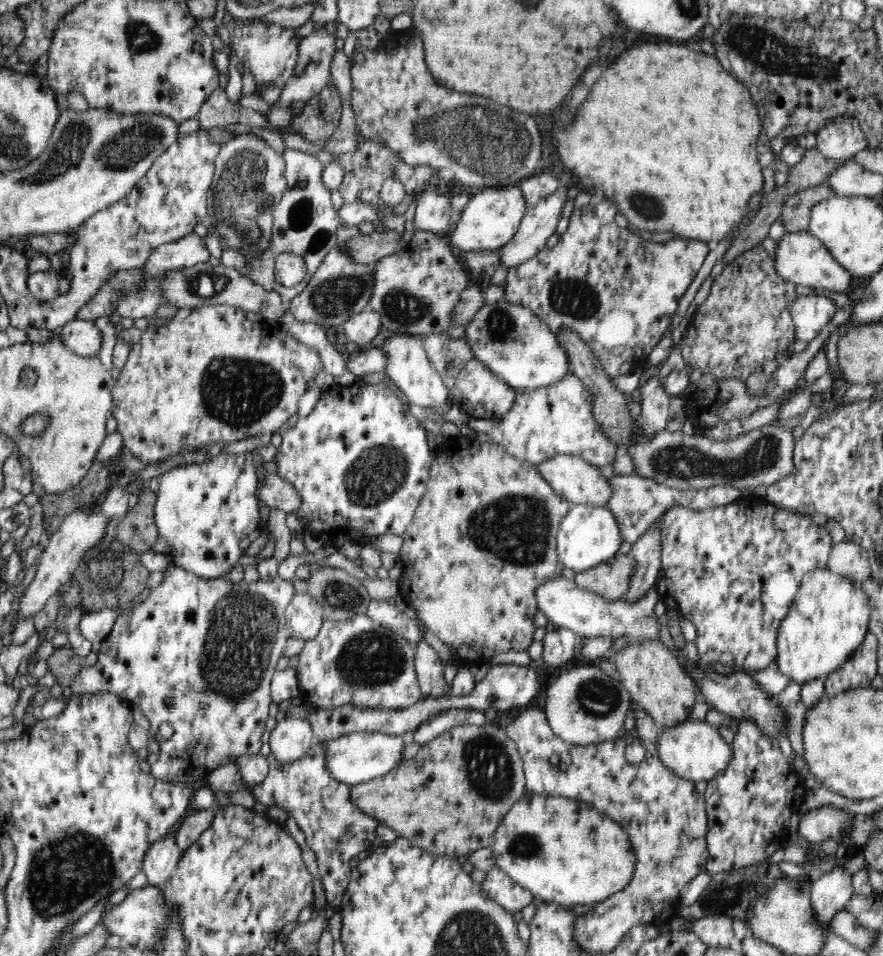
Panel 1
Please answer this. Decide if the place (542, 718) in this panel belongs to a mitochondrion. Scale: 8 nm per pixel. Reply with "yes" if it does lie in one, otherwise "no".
no

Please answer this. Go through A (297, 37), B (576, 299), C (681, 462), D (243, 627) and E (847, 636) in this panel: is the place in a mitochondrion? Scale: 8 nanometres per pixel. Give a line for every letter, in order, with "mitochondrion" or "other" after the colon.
A: other
B: mitochondrion
C: mitochondrion
D: mitochondrion
E: other

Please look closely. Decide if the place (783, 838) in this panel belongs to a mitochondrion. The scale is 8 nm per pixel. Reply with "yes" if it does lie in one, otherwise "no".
no

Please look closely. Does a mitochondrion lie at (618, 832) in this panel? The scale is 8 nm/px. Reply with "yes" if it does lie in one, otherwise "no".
no

